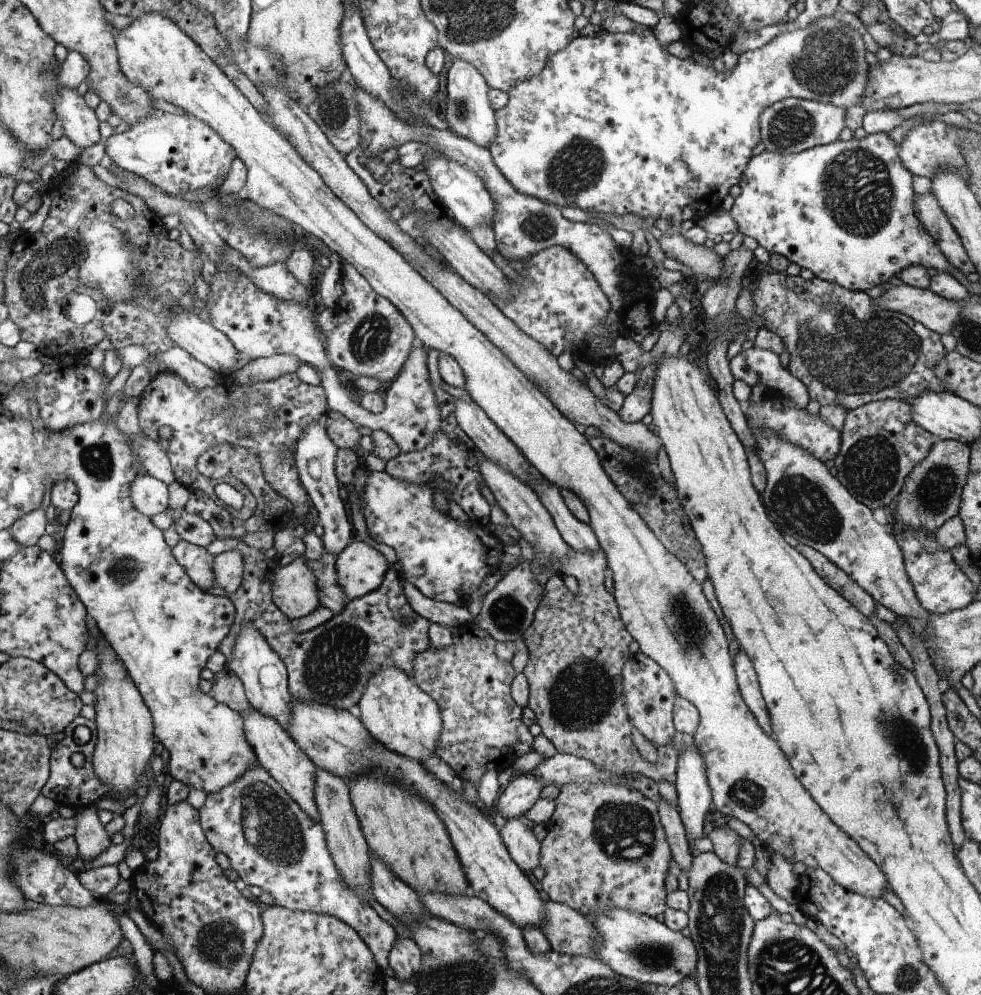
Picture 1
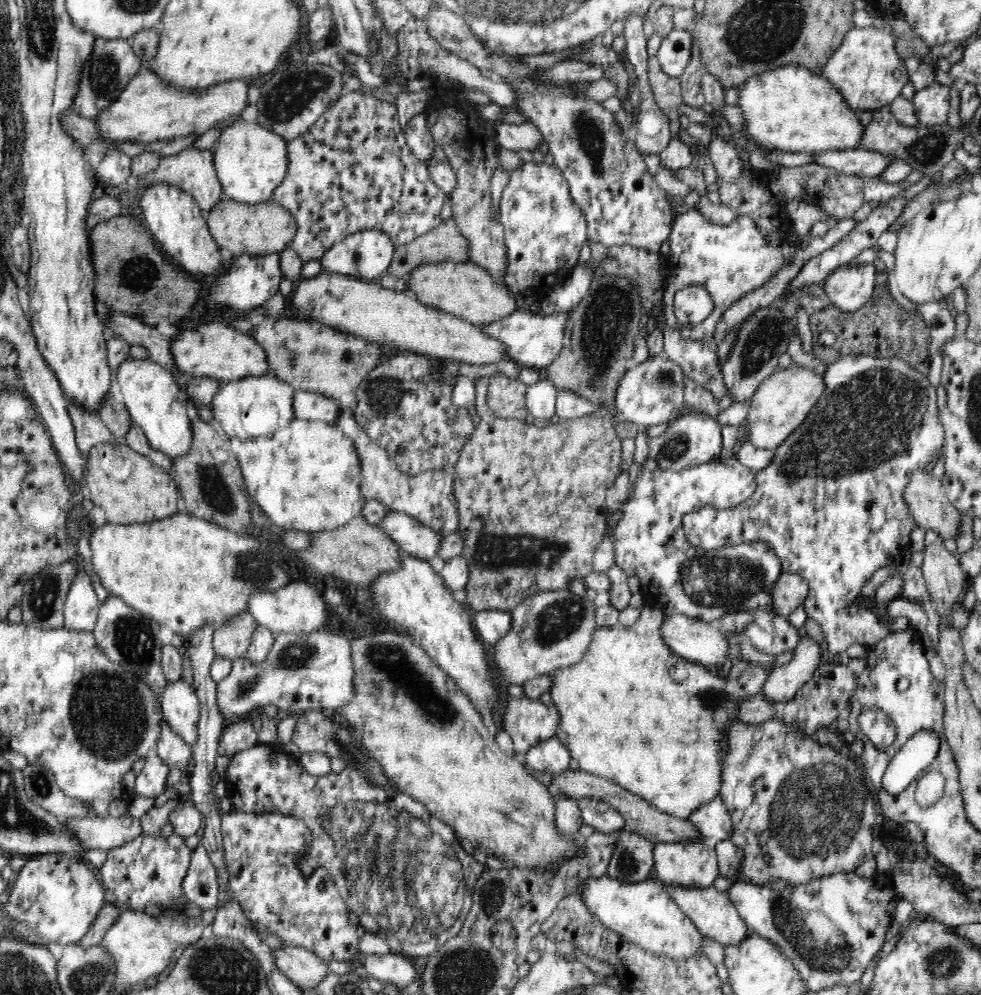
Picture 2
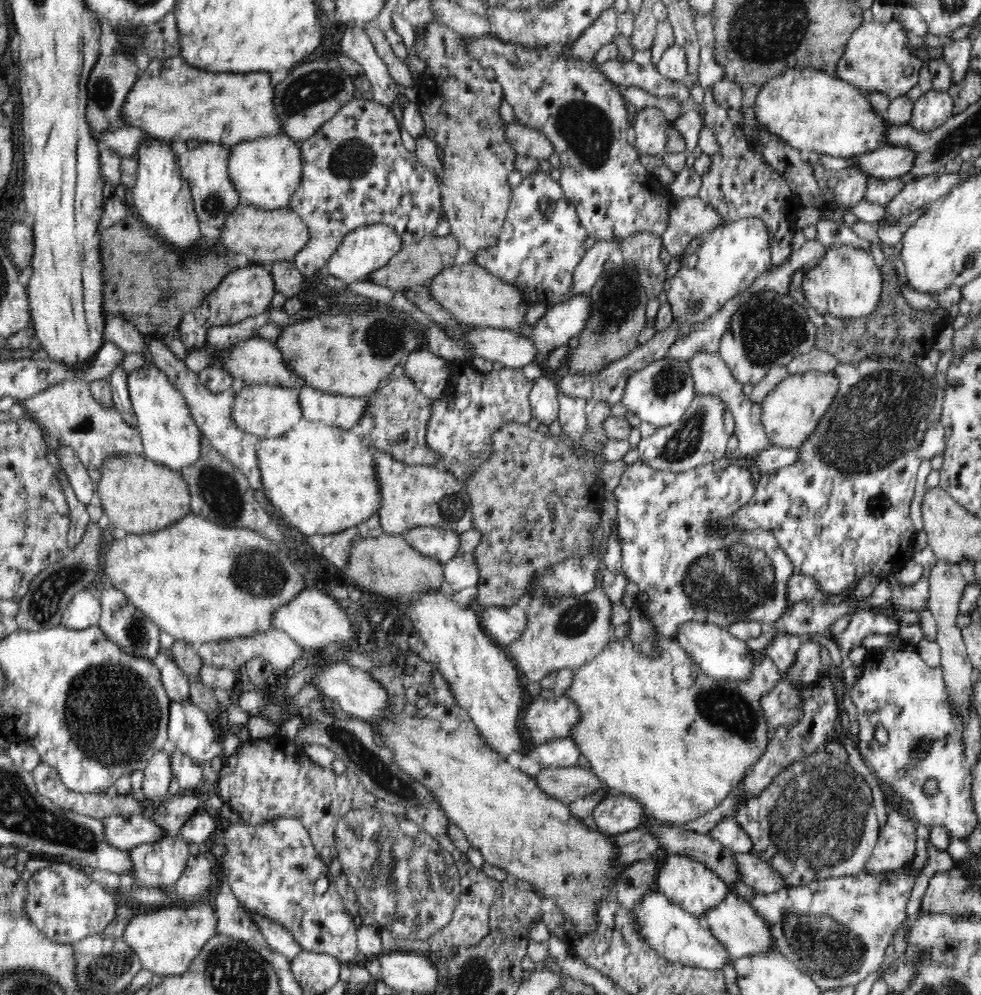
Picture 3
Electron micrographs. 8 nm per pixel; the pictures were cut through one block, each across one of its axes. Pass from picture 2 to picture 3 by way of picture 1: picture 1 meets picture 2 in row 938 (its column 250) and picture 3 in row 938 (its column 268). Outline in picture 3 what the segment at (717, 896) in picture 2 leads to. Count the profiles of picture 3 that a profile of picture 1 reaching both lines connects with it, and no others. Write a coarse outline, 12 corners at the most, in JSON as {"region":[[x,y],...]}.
{"region":[[729,893],[702,922],[732,960],[775,949],[769,925]]}

